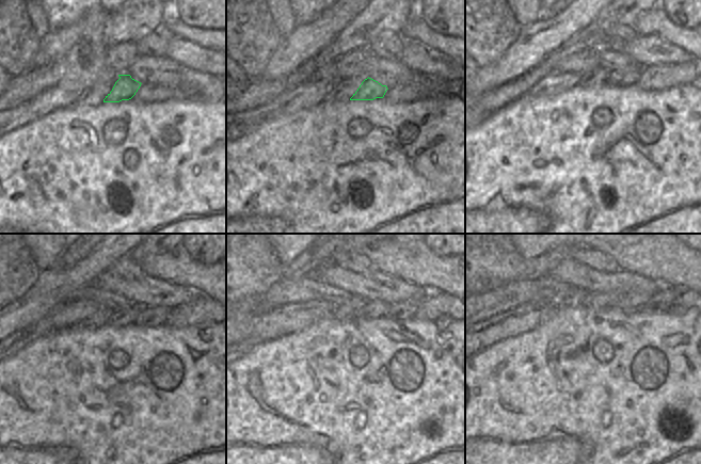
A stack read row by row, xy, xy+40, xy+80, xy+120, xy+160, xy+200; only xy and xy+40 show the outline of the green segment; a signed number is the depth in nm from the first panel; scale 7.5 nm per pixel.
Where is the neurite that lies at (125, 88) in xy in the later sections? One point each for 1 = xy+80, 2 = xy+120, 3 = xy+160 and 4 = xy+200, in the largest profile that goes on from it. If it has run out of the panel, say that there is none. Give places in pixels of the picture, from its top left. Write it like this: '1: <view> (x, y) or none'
1: xy+80 (618, 78)
2: xy+120 (149, 316)
3: xy+160 (405, 309)
4: xy+200 (631, 302)

